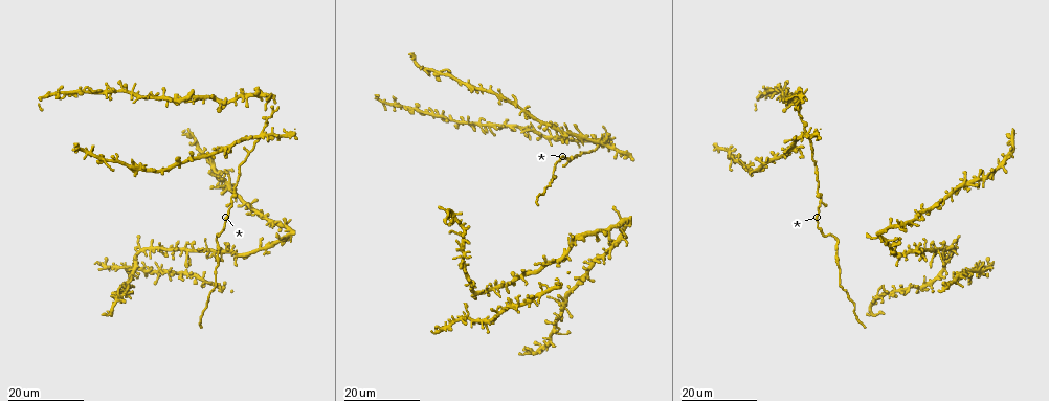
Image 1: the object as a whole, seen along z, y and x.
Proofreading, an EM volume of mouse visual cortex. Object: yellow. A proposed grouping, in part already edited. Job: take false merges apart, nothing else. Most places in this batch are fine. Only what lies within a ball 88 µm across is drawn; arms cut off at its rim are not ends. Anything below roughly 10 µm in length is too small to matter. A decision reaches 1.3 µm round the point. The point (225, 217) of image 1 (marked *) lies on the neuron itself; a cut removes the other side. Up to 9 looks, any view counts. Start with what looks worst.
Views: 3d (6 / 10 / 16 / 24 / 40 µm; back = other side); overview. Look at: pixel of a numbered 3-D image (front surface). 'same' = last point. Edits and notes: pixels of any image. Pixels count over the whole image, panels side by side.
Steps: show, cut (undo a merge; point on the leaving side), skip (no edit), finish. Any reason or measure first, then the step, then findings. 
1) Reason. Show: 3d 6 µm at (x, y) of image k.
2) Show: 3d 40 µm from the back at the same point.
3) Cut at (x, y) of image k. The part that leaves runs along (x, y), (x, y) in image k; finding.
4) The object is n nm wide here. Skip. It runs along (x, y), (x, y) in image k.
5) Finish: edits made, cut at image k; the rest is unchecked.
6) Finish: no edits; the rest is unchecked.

Branch point. Show: 3d 16 µm at (186, 249) of image 1.

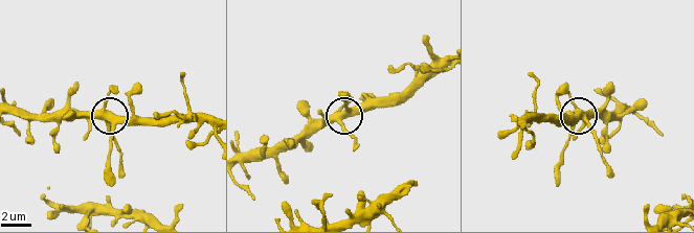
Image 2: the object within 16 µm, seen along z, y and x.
Show: 3d 6 µm at (586, 121) of image 2.

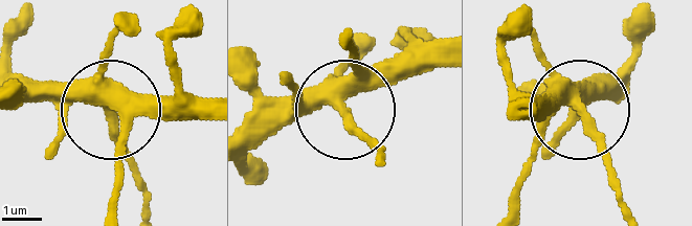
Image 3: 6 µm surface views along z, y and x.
Skip. It runs along (438, 39), (398, 55), (348, 109), (384, 153) in image 3; all the same neuron.

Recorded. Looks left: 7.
Four arms meet. Show: 3d 24 µm at (237, 254) of image 1.

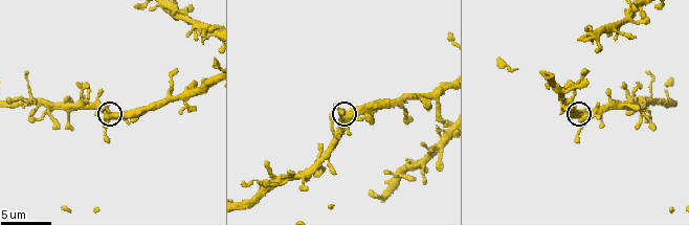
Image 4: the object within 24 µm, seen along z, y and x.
Zoom in. Show: 3d 10 µm at (352, 118) of image 4.

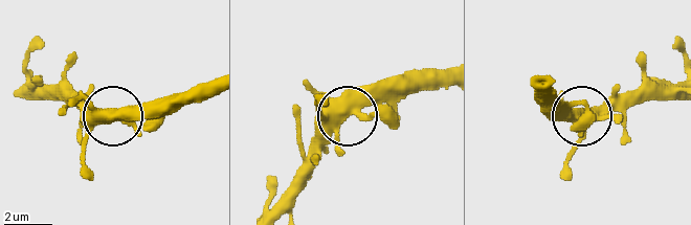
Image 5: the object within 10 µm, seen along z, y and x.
The object is 470 nm wide here. Skip. All the same neuron.

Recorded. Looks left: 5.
Calibre changes. Show: 3d 24 µm at (819, 192) of image 1.

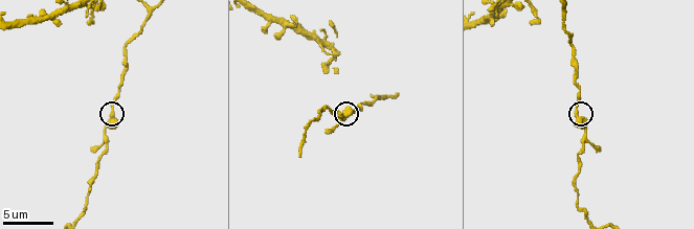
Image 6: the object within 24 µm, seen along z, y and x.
Show: 3d 10 µm at (575, 113) of image 6.

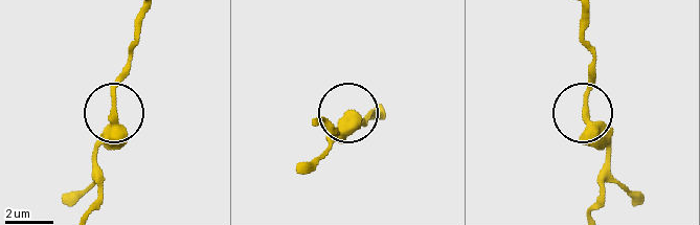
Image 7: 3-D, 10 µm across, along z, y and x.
Skip. It runs along (88, 207), (100, 189), (94, 148), (130, 47) in image 7; continuous, no second neuron.

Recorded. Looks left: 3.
Show: 3d 16 µm at (217, 258) of image 1.

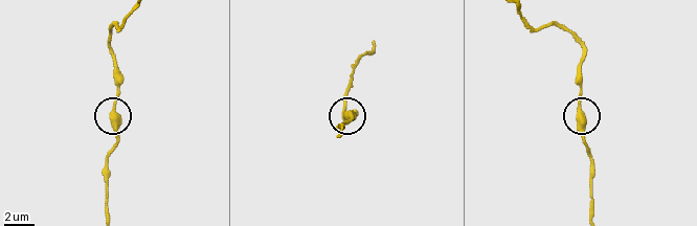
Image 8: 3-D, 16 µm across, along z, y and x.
Zoom in. Show: 3d 6 µm at (118, 121) of image 8.

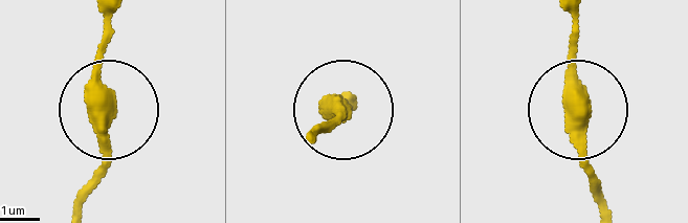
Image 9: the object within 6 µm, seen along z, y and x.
The side arm is 23 µm long. Skip. It runs along (102, 18), (112, 138), (82, 208) in image 9; one neuron here.

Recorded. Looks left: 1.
Finish: no edits; the rest is unchecked.

